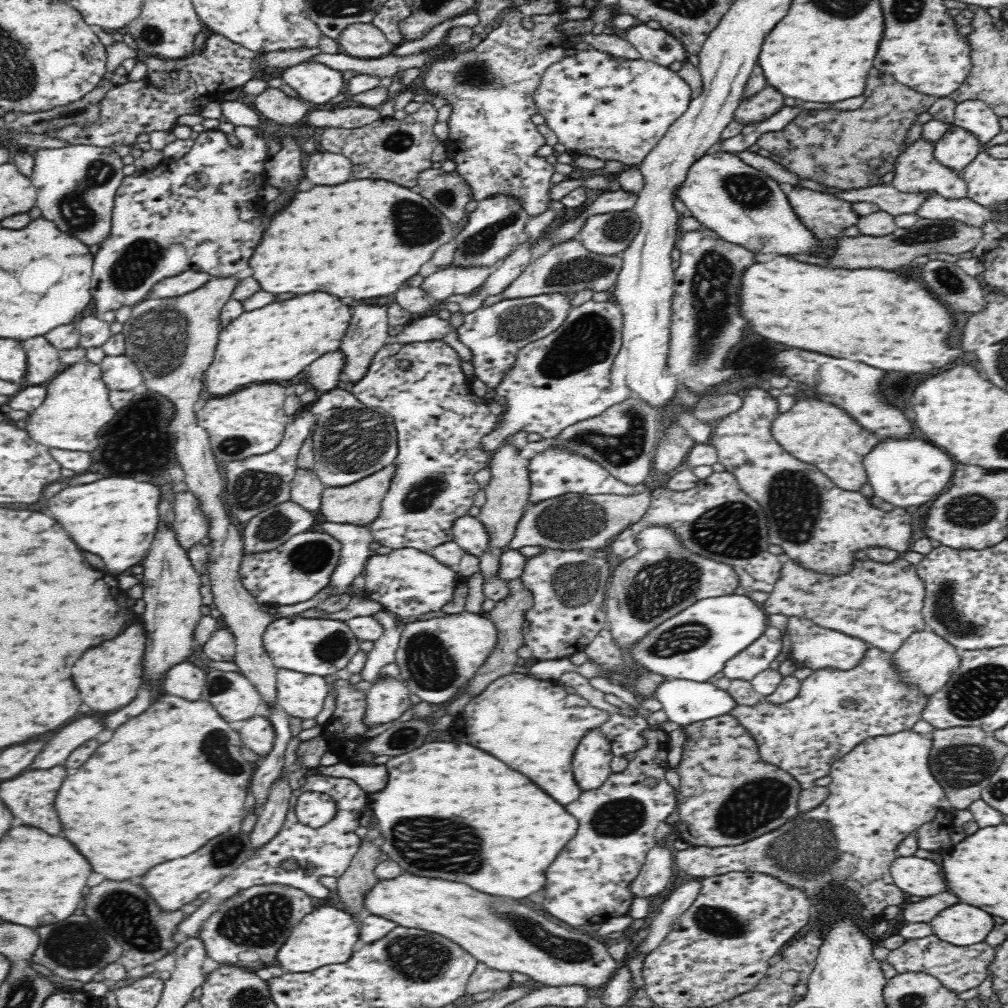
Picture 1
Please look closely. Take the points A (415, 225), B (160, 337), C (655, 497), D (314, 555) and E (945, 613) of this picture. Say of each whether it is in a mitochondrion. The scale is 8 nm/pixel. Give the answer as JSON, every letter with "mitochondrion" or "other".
{"A":"mitochondrion","B":"mitochondrion","C":"other","D":"mitochondrion","E":"mitochondrion"}

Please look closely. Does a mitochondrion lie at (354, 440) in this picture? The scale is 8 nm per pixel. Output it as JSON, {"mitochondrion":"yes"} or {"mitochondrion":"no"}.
{"mitochondrion":"yes"}

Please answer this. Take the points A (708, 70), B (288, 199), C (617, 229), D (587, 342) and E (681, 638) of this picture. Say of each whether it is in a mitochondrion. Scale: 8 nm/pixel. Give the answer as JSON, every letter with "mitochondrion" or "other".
{"A":"other","B":"other","C":"mitochondrion","D":"mitochondrion","E":"mitochondrion"}

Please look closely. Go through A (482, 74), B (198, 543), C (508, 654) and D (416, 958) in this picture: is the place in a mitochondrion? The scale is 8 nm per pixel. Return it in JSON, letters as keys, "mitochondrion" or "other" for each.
{"A":"mitochondrion","B":"other","C":"other","D":"mitochondrion"}

